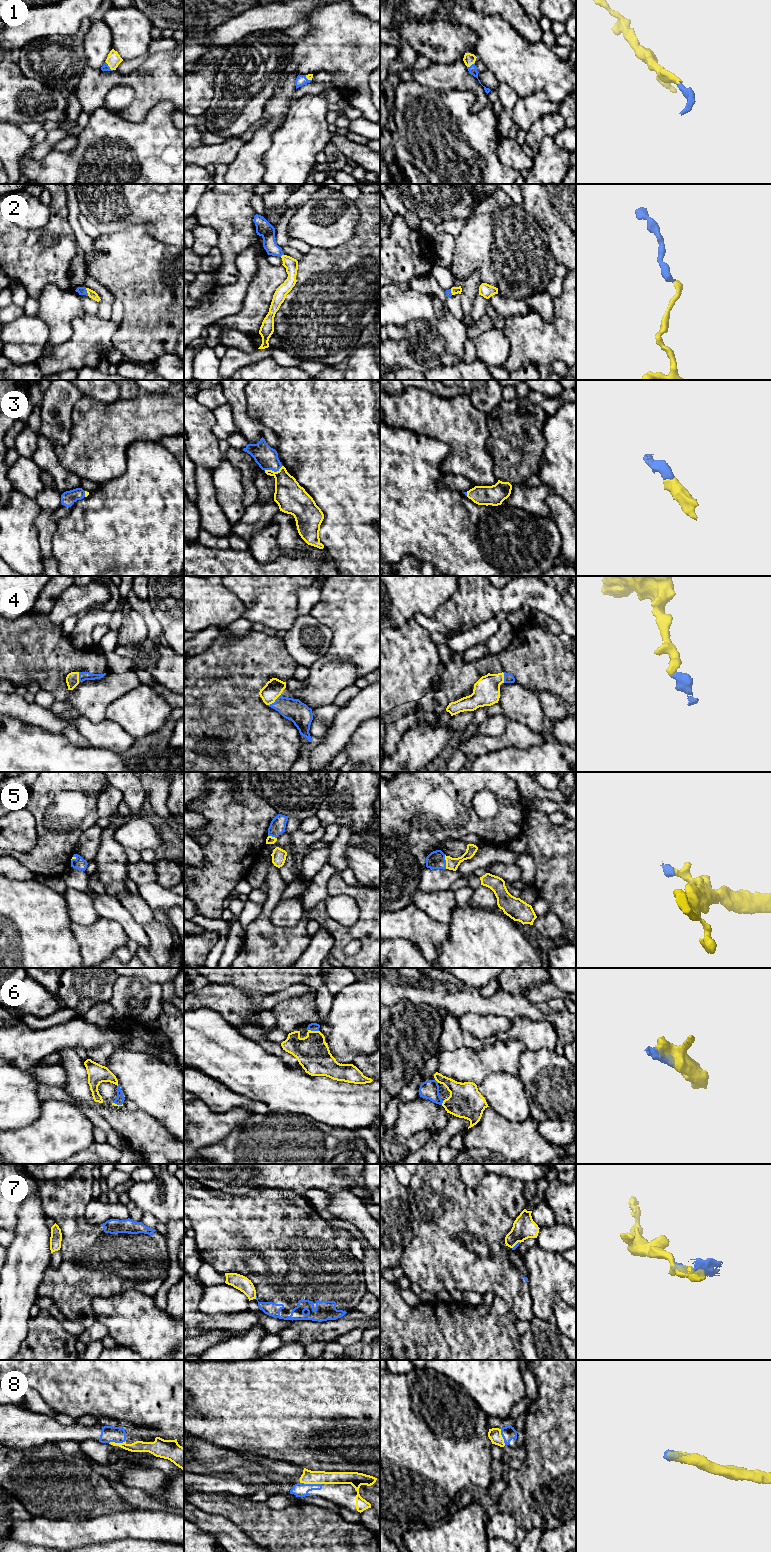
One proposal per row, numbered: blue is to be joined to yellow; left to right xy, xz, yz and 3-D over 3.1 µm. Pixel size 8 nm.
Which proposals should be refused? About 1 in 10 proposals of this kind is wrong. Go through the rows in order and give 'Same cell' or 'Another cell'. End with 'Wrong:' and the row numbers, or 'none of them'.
1: Same cell
2: Same cell
3: Same cell
4: Same cell
5: Same cell
6: Same cell
7: Another cell
8: Same cell
Wrong: 7

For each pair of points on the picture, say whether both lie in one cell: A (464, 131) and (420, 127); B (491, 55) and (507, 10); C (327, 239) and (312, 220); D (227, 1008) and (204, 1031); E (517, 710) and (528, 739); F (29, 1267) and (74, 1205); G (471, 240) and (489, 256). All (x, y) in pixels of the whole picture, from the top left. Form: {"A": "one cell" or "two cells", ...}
{"A": "one cell", "B": "two cells", "C": "one cell", "D": "two cells", "E": "two cells", "F": "two cells", "G": "one cell"}

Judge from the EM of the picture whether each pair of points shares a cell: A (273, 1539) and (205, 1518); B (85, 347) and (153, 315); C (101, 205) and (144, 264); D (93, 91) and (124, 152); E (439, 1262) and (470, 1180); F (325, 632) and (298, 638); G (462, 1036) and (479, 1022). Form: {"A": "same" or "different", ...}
{"A": "different", "B": "different", "C": "different", "D": "different", "E": "different", "F": "same", "G": "different"}

